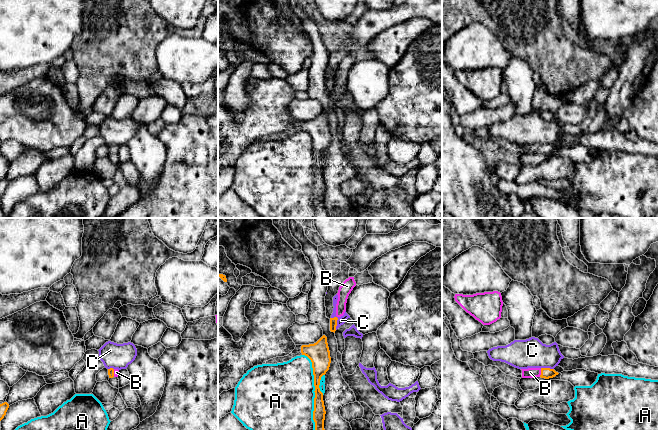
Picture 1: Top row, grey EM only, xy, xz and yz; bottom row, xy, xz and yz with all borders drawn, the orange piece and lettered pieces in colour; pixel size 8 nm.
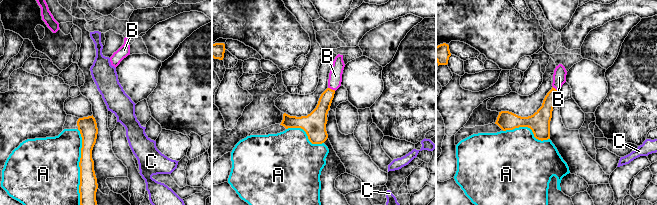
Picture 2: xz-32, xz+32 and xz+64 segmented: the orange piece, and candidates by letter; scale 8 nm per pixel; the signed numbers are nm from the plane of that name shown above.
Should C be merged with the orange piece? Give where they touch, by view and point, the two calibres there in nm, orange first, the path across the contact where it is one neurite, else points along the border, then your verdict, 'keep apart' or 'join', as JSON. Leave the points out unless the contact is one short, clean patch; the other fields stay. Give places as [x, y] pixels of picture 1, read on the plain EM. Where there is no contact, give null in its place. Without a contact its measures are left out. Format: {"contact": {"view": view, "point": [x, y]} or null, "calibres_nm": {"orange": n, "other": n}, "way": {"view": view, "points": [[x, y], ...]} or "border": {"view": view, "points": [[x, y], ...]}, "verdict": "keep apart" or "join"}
{"contact": {"view": "xz", "point": [336, 98]}, "calibres_nm": {"orange": 60, "other": 70}, "border": {"view": "xz", "points": [[334, 92], [337, 94], [336, 105]]}, "verdict": "keep apart"}

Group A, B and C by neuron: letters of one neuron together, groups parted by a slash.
A / B / C

